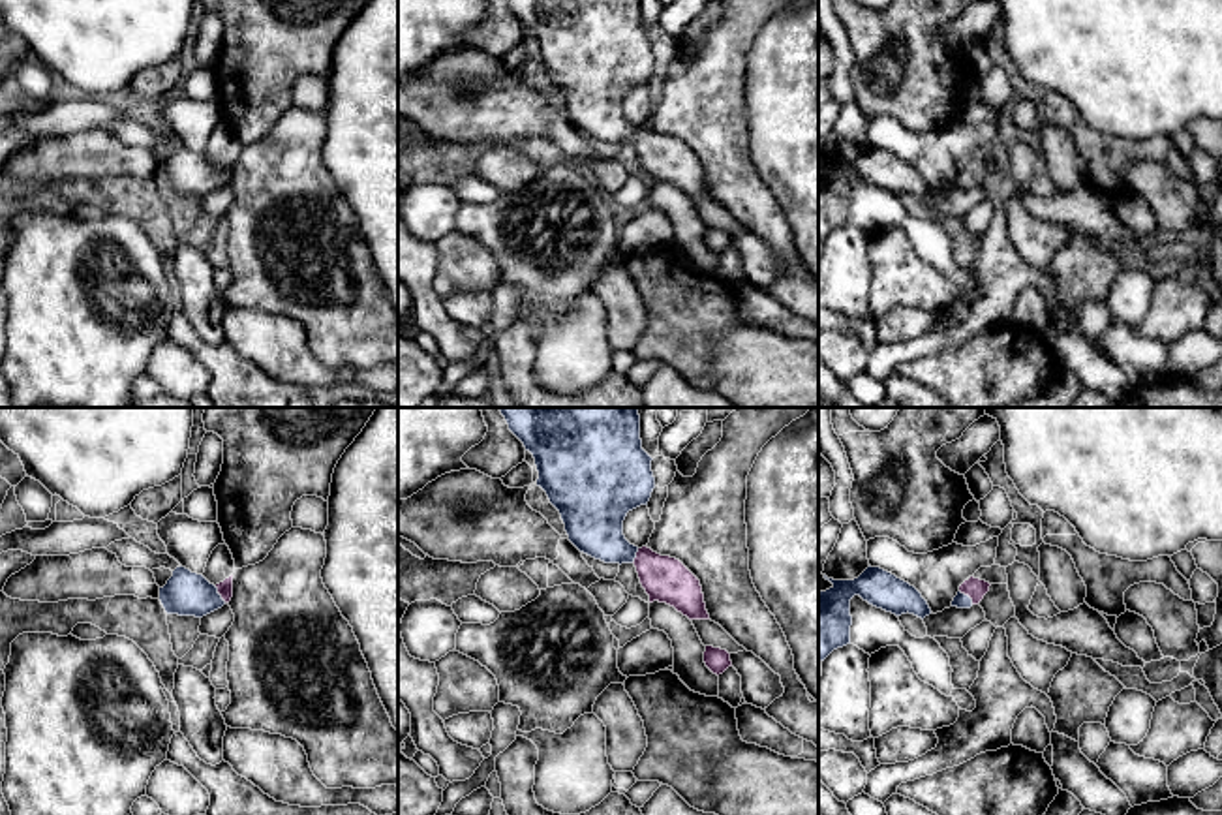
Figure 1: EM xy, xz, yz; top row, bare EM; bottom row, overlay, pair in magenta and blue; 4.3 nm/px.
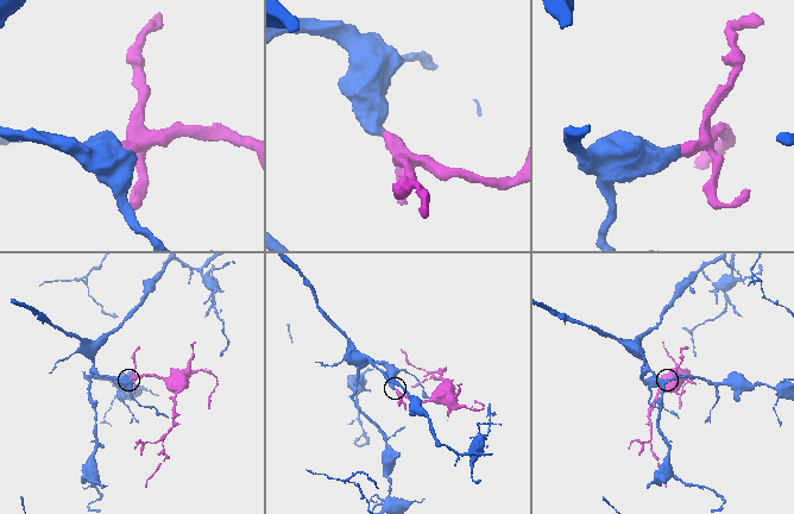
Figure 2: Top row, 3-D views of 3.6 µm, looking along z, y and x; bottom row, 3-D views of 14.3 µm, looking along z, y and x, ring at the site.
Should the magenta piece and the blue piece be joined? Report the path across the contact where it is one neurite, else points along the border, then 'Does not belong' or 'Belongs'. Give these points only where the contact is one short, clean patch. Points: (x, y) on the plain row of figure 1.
Path across: yz (975, 168), (967, 173), (962, 181). Belongs

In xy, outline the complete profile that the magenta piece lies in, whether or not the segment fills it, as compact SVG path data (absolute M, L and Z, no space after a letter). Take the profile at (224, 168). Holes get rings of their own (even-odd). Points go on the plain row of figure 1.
M176 146L173 156L160 167L160 180L167 193L203 197L233 177L233 154L220 163L210 163L203 154Z

